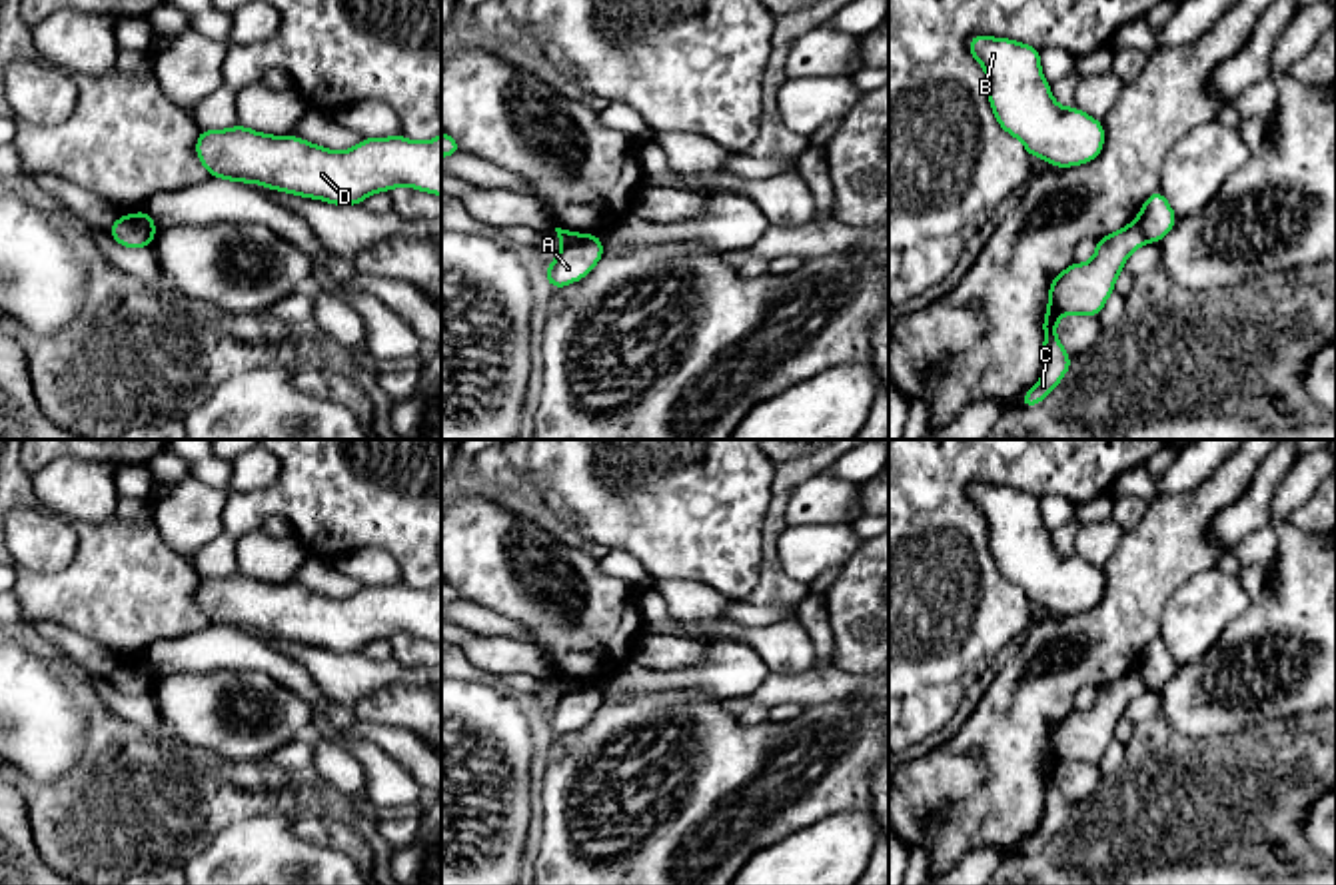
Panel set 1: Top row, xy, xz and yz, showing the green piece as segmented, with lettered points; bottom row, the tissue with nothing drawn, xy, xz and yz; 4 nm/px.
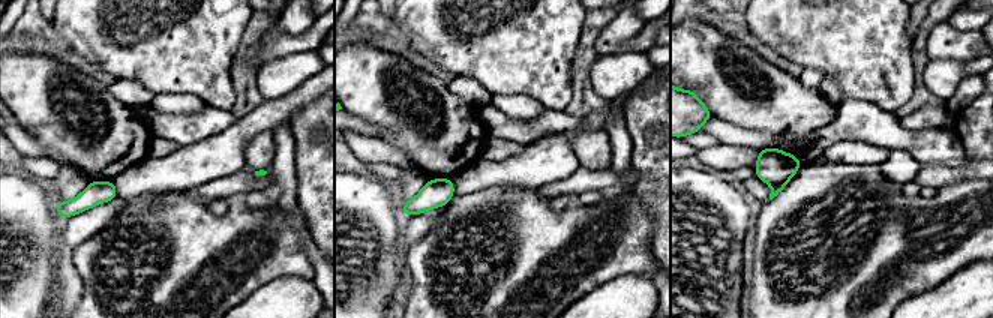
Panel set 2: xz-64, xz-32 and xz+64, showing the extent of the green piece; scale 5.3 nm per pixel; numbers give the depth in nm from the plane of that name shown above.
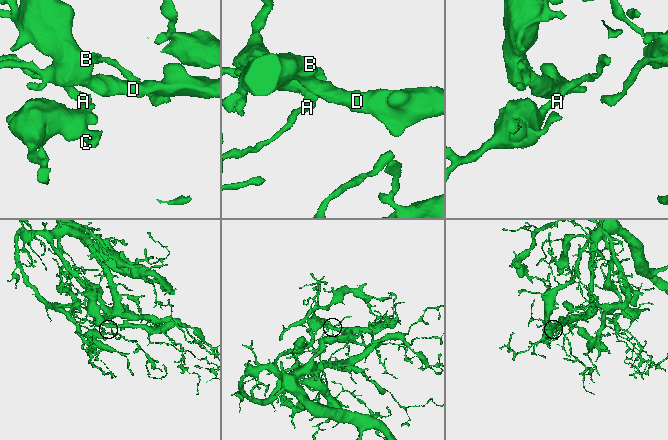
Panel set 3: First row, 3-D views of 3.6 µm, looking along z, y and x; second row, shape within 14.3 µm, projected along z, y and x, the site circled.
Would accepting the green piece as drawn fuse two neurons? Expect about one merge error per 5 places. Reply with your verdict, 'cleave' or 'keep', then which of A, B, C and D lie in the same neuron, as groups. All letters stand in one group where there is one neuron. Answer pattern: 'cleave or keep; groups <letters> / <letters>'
cleave; groups A B D / C

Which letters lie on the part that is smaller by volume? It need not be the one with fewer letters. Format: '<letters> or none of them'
C

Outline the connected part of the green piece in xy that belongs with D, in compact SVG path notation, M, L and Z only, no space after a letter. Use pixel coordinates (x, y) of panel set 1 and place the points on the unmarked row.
M238 571L230 577L200 577L196 603L210 625L252 629L335 653L355 653L375 639L389 639L397 633L441 643L441 581L427 589L411 589L403 581L363 585L355 595L337 599L292 581L268 583Z

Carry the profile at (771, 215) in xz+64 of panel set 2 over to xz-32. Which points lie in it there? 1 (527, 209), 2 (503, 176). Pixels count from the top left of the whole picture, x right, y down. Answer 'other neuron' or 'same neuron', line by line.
1: same neuron
2: other neuron

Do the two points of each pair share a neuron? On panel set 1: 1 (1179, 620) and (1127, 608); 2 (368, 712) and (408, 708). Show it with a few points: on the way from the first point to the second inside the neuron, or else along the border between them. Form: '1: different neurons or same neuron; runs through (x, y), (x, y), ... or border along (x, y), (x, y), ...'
1: different neurons; border along (1189, 578), (1169, 600), (1157, 636)
2: same neuron; runs through (378, 708), (398, 708)

